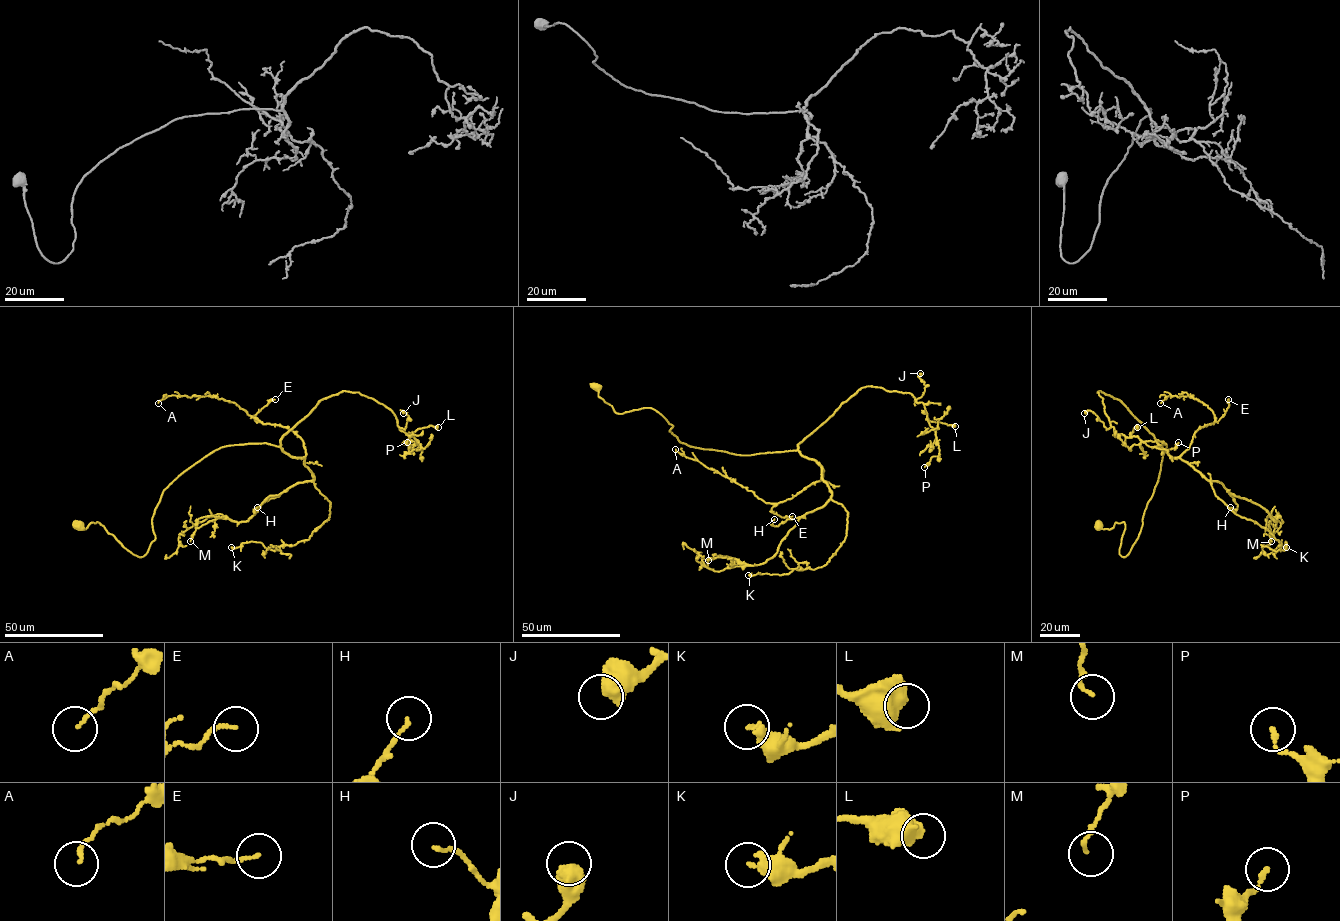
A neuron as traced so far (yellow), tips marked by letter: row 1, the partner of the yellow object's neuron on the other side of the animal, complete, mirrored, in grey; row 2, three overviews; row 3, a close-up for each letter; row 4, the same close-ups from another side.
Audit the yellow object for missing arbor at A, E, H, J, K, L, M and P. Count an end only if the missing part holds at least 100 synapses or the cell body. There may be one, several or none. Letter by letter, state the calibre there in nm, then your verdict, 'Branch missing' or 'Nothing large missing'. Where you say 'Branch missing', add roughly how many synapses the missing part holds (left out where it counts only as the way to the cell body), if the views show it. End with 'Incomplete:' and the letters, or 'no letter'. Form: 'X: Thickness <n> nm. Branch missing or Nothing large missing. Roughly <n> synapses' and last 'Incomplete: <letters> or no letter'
A: Thickness 110 nm. Nothing large missing
E: Thickness 110 nm. Nothing large missing
H: Thickness 130 nm. Nothing large missing
J: Thickness 650 nm. Nothing large missing
K: Thickness 320 nm. Nothing large missing
L: Thickness 700 nm. Nothing large missing
M: Thickness 100 nm. Nothing large missing
P: Thickness 150 nm. Nothing large missing
Incomplete: no letter

